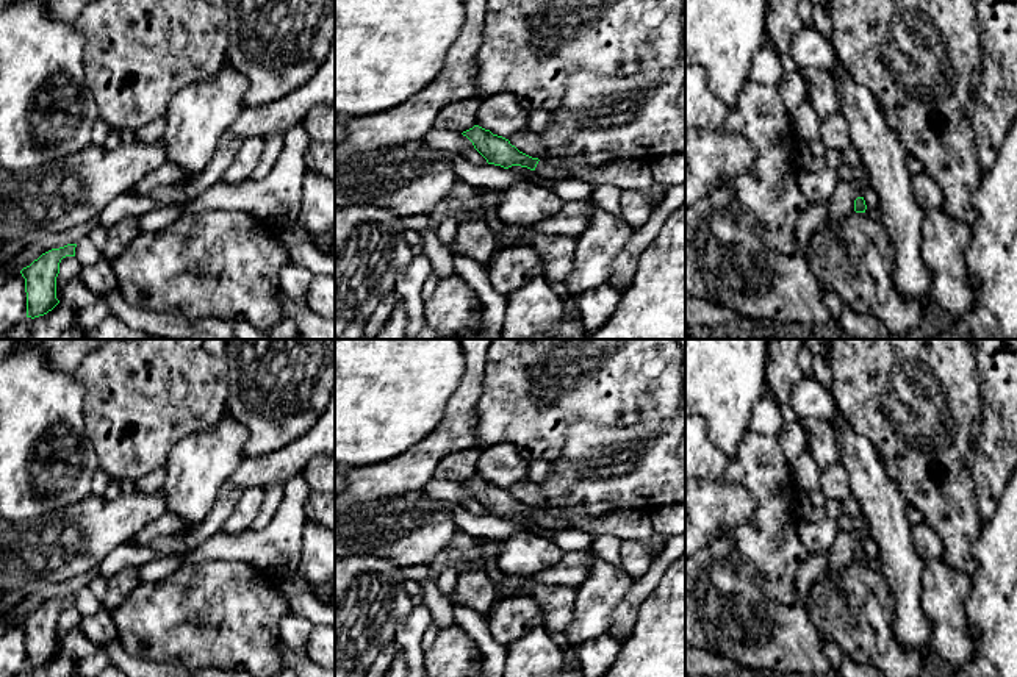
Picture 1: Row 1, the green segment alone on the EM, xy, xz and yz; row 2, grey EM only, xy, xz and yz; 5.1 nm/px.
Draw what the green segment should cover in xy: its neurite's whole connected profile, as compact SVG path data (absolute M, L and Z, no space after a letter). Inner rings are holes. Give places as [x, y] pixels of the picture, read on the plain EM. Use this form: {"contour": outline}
{"contour": "M67 594L52 599L20 621L25 629L27 668L44 666L59 654L56 649L59 613L66 607L75 607L75 597L77 594Z"}

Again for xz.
{"contour": "M479 475L462 483L488 514L508 519L512 516L527 518L540 527L562 528L574 527L593 536L612 535L623 541L651 543L656 539L652 518L641 510L616 510L596 518L571 514L563 510L538 510L519 502L508 489L493 485Z"}

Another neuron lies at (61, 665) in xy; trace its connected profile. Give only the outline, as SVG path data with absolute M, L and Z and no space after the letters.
M58 654L52 661L39 668L25 668L16 677L78 677L75 669L75 658Z

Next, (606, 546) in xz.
M601 535L601 536L596 536L593 550L599 558L602 558L604 561L610 563L612 566L618 568L626 575L629 575L621 564L620 544L621 541L618 538L612 535Z

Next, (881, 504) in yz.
M837 408L831 425L840 442L840 458L850 475L853 497L879 549L879 571L895 599L897 649L928 652L933 624L923 610L925 560L914 549L907 502L889 475L876 446L857 435Z

